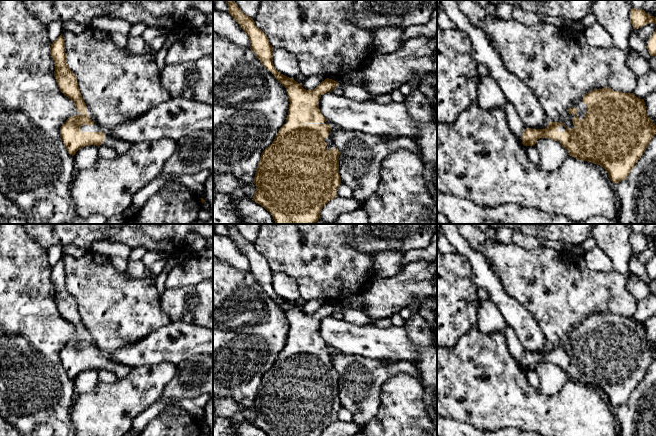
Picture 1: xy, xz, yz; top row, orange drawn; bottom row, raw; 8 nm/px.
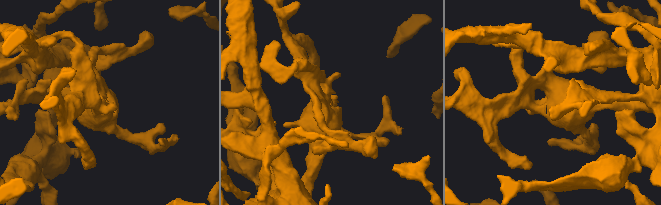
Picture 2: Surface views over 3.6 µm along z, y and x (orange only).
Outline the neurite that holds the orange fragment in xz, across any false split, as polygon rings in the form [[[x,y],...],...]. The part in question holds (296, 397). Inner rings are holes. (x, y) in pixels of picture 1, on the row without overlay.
[[[234,224],[225,225],[228,237],[249,260],[250,273],[286,312],[290,326],[285,348],[261,379],[253,406],[256,410],[253,425],[269,436],[321,436],[330,424],[337,421],[341,402],[340,376],[332,364],[332,348],[320,336],[319,323],[322,318],[331,316],[338,306],[327,302],[314,314],[306,314],[294,303],[278,296],[273,288],[273,271],[267,259],[255,249],[252,242],[241,235]]]

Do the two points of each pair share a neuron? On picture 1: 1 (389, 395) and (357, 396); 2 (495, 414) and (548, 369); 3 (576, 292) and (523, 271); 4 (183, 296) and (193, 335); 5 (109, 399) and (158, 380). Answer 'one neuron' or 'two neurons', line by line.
1: two neurons
2: two neurons
3: one neuron
4: two neurons
5: one neuron

